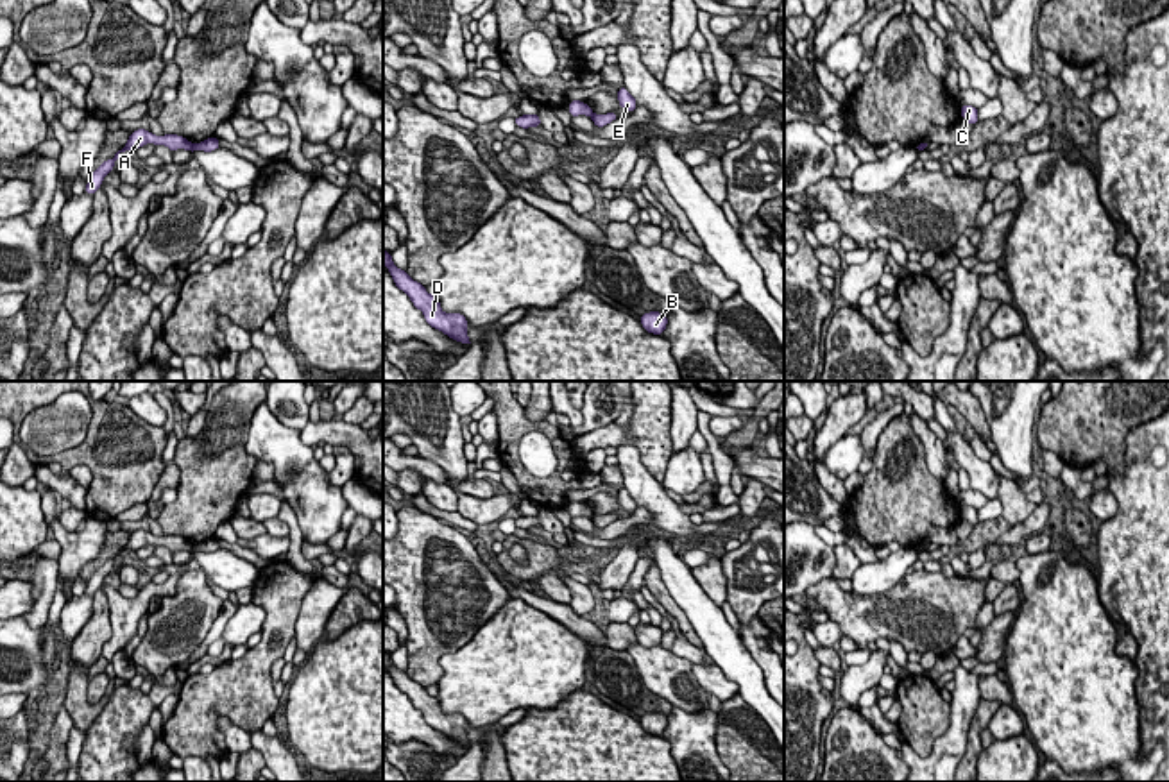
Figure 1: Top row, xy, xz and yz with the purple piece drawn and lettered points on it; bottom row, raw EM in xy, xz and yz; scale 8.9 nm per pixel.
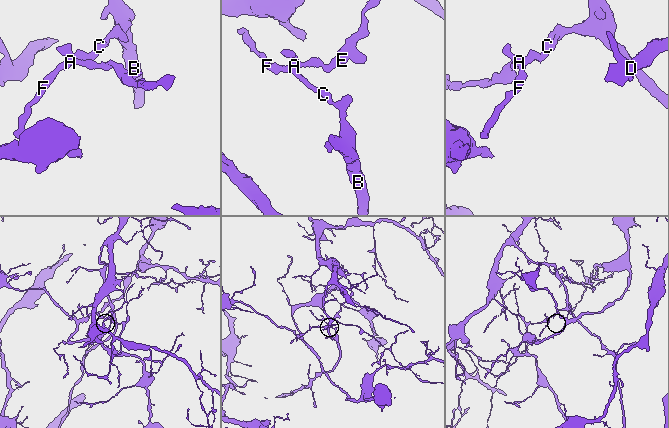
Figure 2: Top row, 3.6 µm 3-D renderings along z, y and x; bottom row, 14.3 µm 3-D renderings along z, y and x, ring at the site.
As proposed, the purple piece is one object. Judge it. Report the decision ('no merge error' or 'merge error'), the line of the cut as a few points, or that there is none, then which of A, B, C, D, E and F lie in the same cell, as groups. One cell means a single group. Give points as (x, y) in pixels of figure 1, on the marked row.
merge error; cut xy (194, 144), (190, 151); groups A B C F / D E

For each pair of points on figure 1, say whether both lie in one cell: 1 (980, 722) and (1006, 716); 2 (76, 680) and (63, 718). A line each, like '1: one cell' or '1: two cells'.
1: two cells
2: two cells

